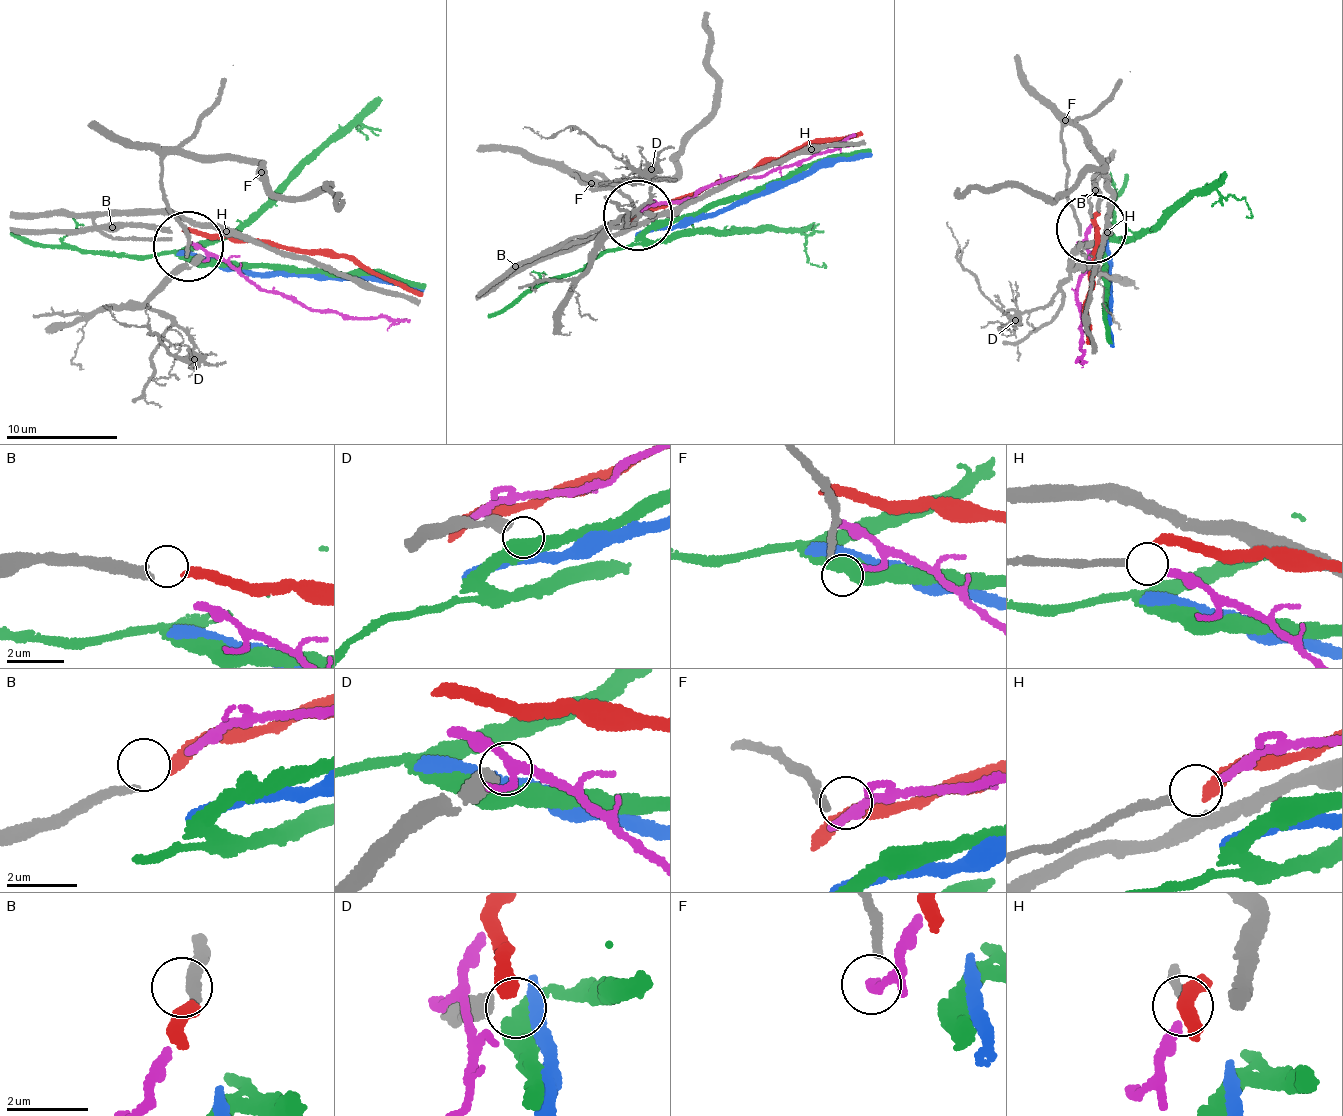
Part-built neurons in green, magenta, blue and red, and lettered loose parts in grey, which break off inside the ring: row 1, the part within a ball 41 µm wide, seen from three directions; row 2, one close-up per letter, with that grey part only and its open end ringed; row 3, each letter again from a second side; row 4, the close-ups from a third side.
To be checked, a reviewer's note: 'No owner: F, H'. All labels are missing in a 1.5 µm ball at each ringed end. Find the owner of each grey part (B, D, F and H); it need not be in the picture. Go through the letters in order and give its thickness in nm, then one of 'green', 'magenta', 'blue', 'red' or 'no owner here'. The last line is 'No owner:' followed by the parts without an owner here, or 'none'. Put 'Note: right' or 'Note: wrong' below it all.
B: calibre 320 nm; red
D: calibre 460 nm; no owner here
F: calibre 220 nm; no owner here
H: calibre 220 nm; magenta
No owner: D, F
Note: wrong

